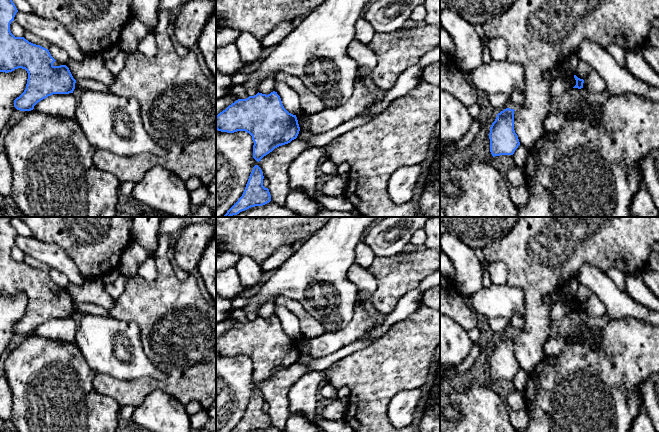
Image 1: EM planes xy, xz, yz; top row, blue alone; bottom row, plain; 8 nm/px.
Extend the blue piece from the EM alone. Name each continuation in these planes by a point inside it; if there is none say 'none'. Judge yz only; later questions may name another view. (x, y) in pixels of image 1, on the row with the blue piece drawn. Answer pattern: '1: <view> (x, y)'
none

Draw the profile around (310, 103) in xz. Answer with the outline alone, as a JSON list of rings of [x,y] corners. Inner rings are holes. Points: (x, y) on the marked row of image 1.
[[[279,71],[275,73],[275,81],[287,84],[299,95],[300,107],[304,113],[312,114],[325,108],[323,100],[313,94],[299,77]]]

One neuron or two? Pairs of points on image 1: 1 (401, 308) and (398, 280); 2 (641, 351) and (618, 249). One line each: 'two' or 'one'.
1: two
2: two

